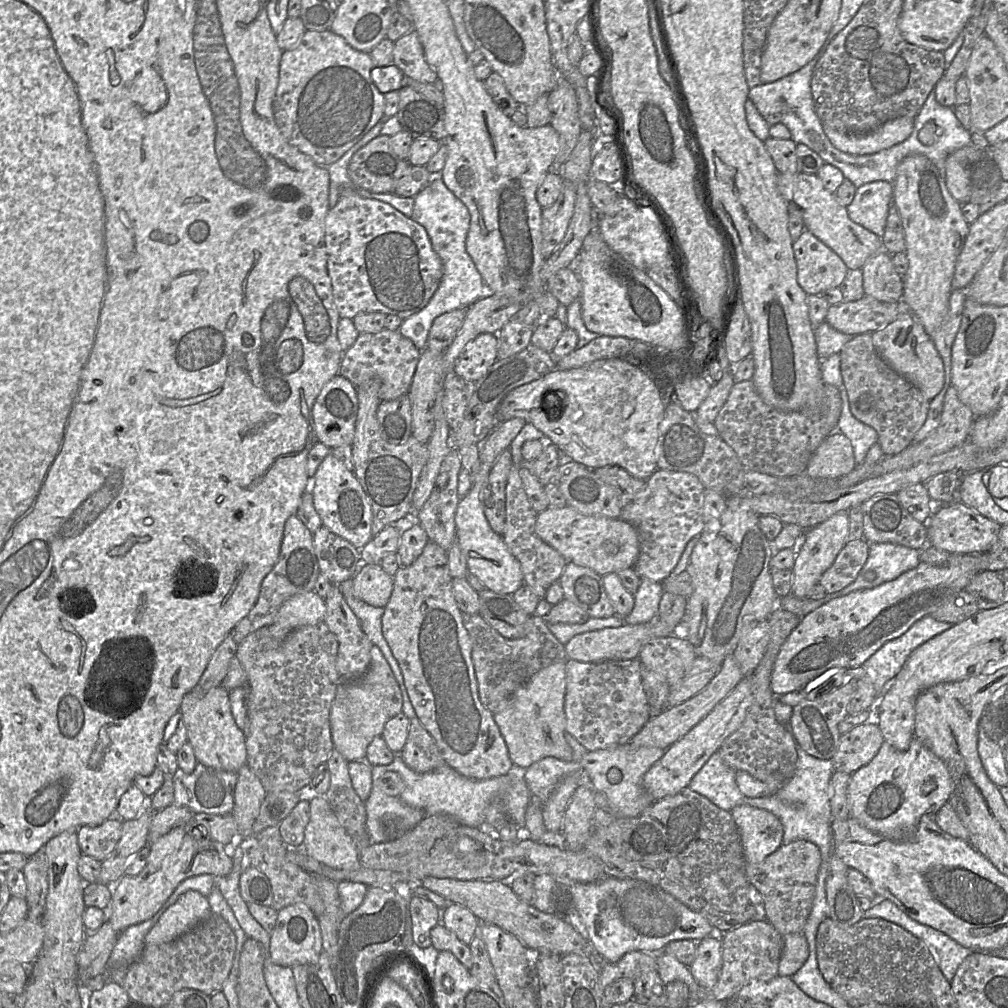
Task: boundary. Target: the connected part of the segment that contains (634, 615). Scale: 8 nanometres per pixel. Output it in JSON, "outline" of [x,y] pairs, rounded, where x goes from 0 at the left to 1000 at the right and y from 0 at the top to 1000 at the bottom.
{"outline":[[[636,573],[634,583],[629,590],[628,605],[619,613],[619,617],[629,620],[642,618],[650,614],[653,610],[658,587],[657,578]]]}

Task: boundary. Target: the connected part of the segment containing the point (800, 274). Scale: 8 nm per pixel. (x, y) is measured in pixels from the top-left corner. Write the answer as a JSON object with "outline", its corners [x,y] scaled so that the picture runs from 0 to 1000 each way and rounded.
{"outline":[[[801,227],[787,240],[787,249],[792,282],[802,293],[812,293],[821,287],[830,286],[839,275],[841,265],[836,258]]]}

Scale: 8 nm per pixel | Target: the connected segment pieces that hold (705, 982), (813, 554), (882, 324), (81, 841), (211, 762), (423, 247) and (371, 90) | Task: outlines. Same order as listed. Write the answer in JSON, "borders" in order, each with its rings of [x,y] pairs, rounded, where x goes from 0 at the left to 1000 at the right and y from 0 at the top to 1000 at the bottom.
{"borders":[[[[701,929],[691,937],[690,949],[684,958],[687,968],[698,981],[706,981],[713,970],[716,959],[716,935]]],[[[831,508],[815,519],[800,526],[793,538],[792,548],[786,563],[786,590],[800,593],[805,583],[813,578],[815,569],[826,560],[840,538],[841,525],[841,508]]],[[[857,292],[850,299],[823,303],[817,319],[837,331],[850,333],[876,326],[898,310],[903,309],[896,298],[880,301]]],[[[106,813],[96,819],[80,819],[76,822],[77,838],[81,847],[102,854],[115,840],[121,826],[118,813]]],[[[216,681],[205,687],[191,683],[181,693],[178,705],[186,725],[186,735],[196,757],[214,764],[236,767],[245,758],[244,730],[236,722],[228,703],[227,687]]],[[[341,187],[337,190],[337,194],[333,203],[325,208],[321,223],[324,268],[329,282],[330,301],[337,315],[350,316],[355,312],[377,310],[382,313],[392,313],[401,317],[420,307],[436,285],[439,274],[439,263],[438,257],[430,248],[423,227],[408,215],[402,214],[388,203],[374,197],[358,195],[352,188]]],[[[306,31],[289,49],[282,50],[277,65],[277,80],[271,100],[272,118],[283,138],[313,163],[325,166],[379,120],[382,96],[372,85],[368,69],[372,66],[366,53],[349,48],[340,37],[322,31]]]]}

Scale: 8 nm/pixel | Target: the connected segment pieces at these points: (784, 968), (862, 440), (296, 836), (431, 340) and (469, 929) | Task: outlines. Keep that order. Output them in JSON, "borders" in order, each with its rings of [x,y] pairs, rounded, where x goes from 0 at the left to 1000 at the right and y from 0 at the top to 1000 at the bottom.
{"borders":[[[[797,925],[777,929],[772,967],[786,968],[797,958],[802,948],[802,936]]],[[[837,382],[832,385],[835,398],[835,407],[830,422],[830,428],[836,430],[844,438],[848,459],[856,459],[863,443],[871,439],[871,431],[868,426],[850,417],[843,407],[841,391]]],[[[308,792],[299,793],[288,808],[278,816],[280,833],[286,840],[299,842],[303,822],[308,812]]],[[[452,307],[442,310],[429,320],[425,331],[423,345],[428,348],[441,349],[457,325],[463,307]]],[[[444,896],[440,902],[440,919],[462,938],[475,926],[476,917],[466,903],[455,897]]]]}

